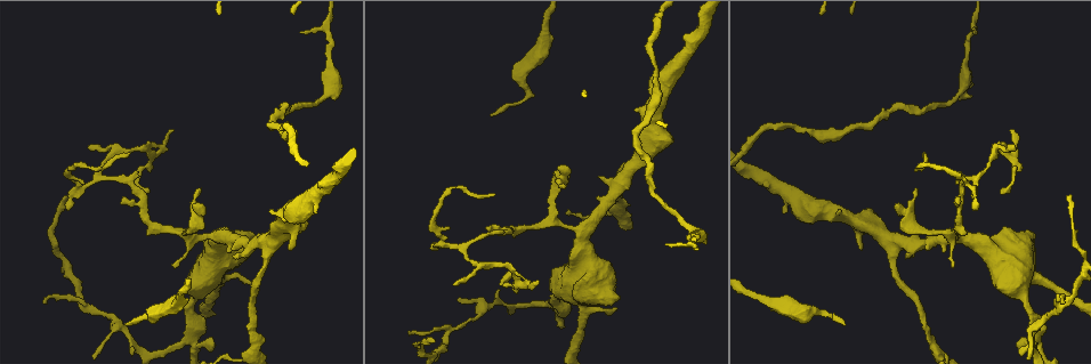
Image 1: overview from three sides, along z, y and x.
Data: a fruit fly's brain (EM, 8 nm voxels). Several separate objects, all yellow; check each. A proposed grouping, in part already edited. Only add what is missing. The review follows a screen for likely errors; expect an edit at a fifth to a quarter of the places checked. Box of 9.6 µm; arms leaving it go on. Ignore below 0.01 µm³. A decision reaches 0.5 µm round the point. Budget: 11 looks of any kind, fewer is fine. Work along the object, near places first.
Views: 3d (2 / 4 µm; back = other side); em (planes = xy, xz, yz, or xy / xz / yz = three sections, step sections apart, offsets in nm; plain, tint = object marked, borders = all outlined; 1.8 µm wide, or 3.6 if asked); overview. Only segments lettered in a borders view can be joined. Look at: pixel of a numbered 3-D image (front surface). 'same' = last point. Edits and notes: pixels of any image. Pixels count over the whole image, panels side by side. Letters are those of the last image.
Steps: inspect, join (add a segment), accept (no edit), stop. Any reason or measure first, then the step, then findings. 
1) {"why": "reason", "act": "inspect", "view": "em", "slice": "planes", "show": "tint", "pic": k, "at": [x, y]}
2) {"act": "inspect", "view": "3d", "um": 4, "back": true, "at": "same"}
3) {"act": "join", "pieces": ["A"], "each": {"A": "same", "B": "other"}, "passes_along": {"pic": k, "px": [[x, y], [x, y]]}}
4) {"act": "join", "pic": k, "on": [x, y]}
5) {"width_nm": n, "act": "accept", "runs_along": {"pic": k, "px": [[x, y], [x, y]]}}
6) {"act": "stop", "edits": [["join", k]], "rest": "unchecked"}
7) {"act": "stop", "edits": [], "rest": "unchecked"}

{"why": "end of a long branch", "act": "inspect", "view": "3d", "um": 2, "pic": 1, "at": [432, 342]}

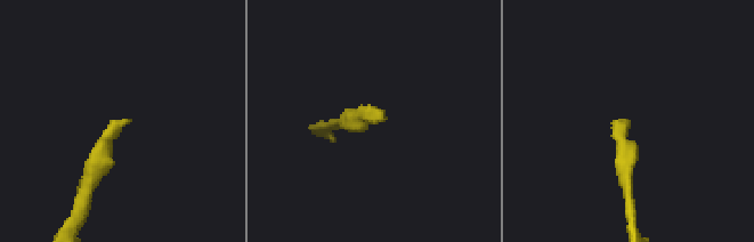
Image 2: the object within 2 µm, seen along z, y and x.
{"why": "now the EM", "act": "inspect", "view": "em", "slice": "yz", "step": 16, "show": "borders", "pic": 2, "at": [627, 119]}

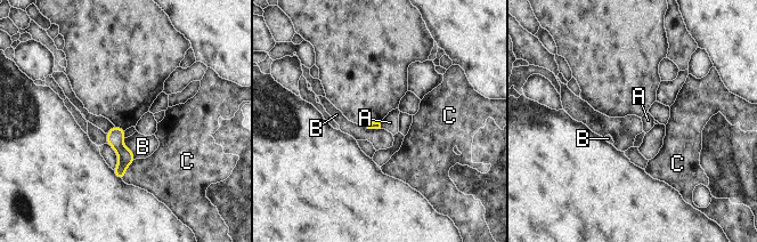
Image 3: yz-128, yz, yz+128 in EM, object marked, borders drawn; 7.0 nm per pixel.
{"longest_contact_nm": ["C", 180], "act": "accept", "each": {"A": "other", "B": "other", "C": "other"}, "runs_along": {"pic": 3, "px": [[115, 129], [122, 152], [120, 175]]}, "found": "none of them fits"}

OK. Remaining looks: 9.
{"why": "an open end", "act": "inspect", "view": "3d", "um": 4, "pic": 1, "at": [1010, 129]}

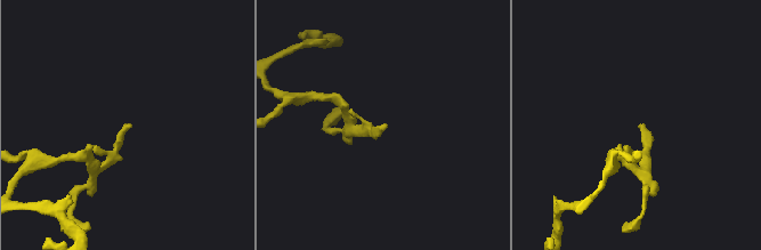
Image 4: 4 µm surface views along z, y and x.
{"why": "need the tissue", "act": "inspect", "view": "em", "slice": "planes", "show": "borders", "pic": 4, "at": [131, 124]}

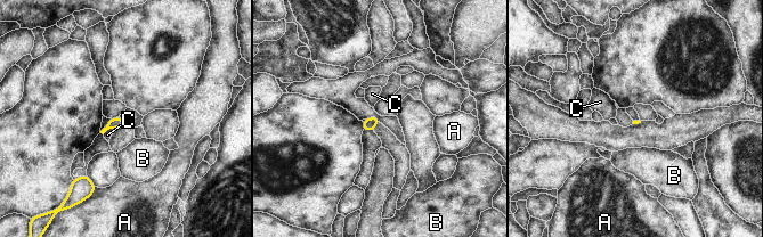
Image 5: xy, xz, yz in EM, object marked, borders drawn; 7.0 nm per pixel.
{"longest_contact_nm": ["C", 90], "act": "accept", "each": {"A": "other", "B": "other", "C": "other"}, "border": {"pic": 5, "px": [[114, 129], [107, 129], [103, 133]]}, "found": "none of them fits"}

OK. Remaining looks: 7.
{"why": "an open end", "act": "inspect", "view": "em", "slice": "planes", "show": "borders", "pic": 1, "at": [249, 282]}

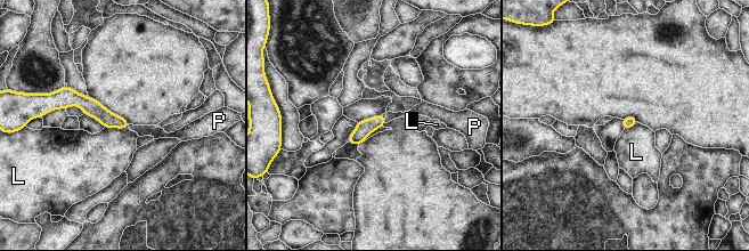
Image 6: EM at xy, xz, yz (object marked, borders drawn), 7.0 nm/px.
{"act": "join", "pieces": ["P"], "each": {"L": "other", "P": "same"}, "passes_along": {"pic": 6, "px": [[366, 127], [384, 121], [417, 110]]}, "found": "it goes on there"}

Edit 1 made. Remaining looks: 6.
{"why": "branch point", "act": "inspect", "view": "3d", "um": 2, "pic": 1, "at": [1035, 329]}

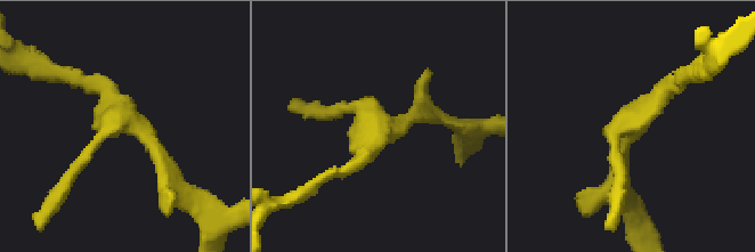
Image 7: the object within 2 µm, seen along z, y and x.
{"why": "need the tissue", "act": "inspect", "view": "em", "slice": "xz", "step": 4, "show": "borders", "pic": 7, "at": [383, 125]}

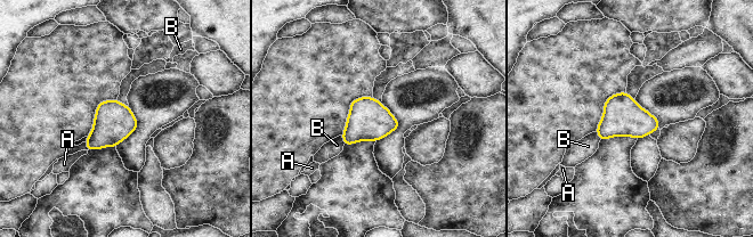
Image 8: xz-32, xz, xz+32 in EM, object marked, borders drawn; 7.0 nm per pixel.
{"act": "inspect", "view": "em", "slice": "planes", "show": "borders", "at": "same"}

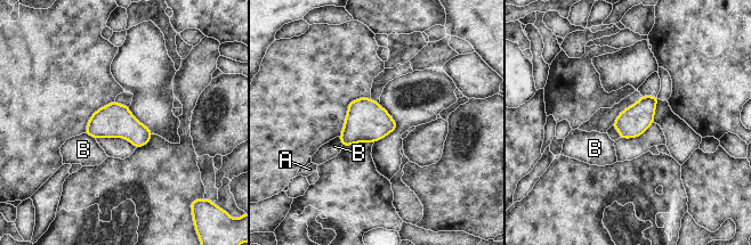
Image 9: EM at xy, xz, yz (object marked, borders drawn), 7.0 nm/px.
{"act": "accept", "each": {"A": "other", "B": "other"}, "border": {"pic": 9, "px": [[85, 132], [95, 139]]}, "found": "none of them fits"}

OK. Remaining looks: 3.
{"act": "stop", "edits": [["join", 6]], "rest": "unchecked"}

